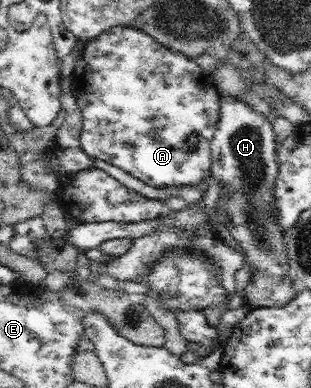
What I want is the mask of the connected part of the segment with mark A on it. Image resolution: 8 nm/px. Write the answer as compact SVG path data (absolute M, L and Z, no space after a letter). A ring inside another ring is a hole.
M116 25L84 44L72 74L71 90L83 116L81 149L104 159L150 186L198 184L211 175L211 140L218 118L220 98L212 75L206 75L194 59L162 46L145 32Z

